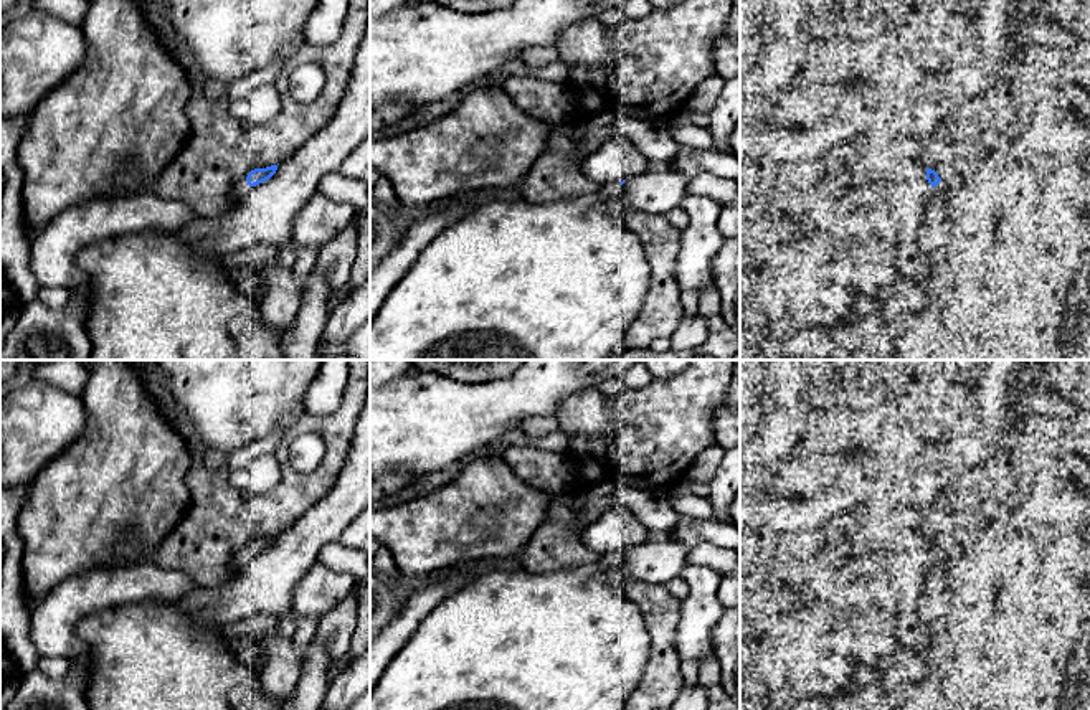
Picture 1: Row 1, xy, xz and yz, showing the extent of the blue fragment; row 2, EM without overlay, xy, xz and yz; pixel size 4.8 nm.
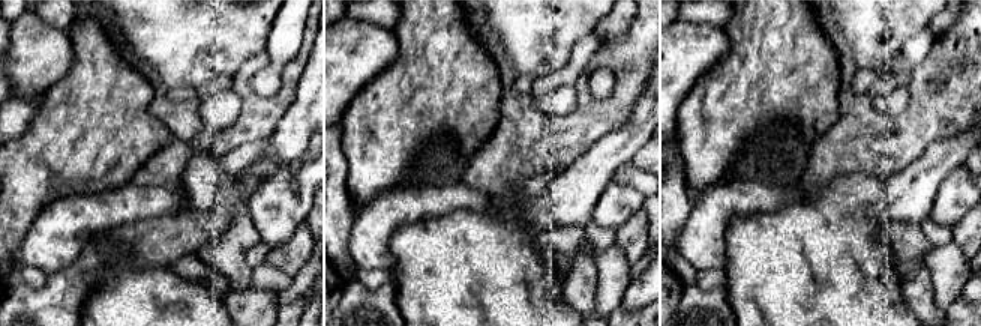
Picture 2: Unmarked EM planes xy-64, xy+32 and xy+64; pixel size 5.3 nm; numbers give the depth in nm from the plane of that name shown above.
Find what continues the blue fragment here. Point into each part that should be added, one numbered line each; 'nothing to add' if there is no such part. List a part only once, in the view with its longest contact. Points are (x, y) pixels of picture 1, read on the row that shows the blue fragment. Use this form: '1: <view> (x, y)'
1: xy (240, 190)

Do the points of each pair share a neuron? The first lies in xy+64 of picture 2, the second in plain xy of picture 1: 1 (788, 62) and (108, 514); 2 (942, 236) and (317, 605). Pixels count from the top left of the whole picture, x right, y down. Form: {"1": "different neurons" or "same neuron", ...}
{"1": "same neuron", "2": "different neurons"}

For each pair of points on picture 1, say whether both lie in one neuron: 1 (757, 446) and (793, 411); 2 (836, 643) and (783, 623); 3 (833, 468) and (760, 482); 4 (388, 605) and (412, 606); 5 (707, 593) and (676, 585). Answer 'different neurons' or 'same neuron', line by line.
1: same neuron
2: same neuron
3: same neuron
4: different neurons
5: different neurons

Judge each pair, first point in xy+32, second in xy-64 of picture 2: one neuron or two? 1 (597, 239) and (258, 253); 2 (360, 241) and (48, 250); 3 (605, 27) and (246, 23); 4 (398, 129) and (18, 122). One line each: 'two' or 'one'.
1: one
2: one
3: two
4: two

